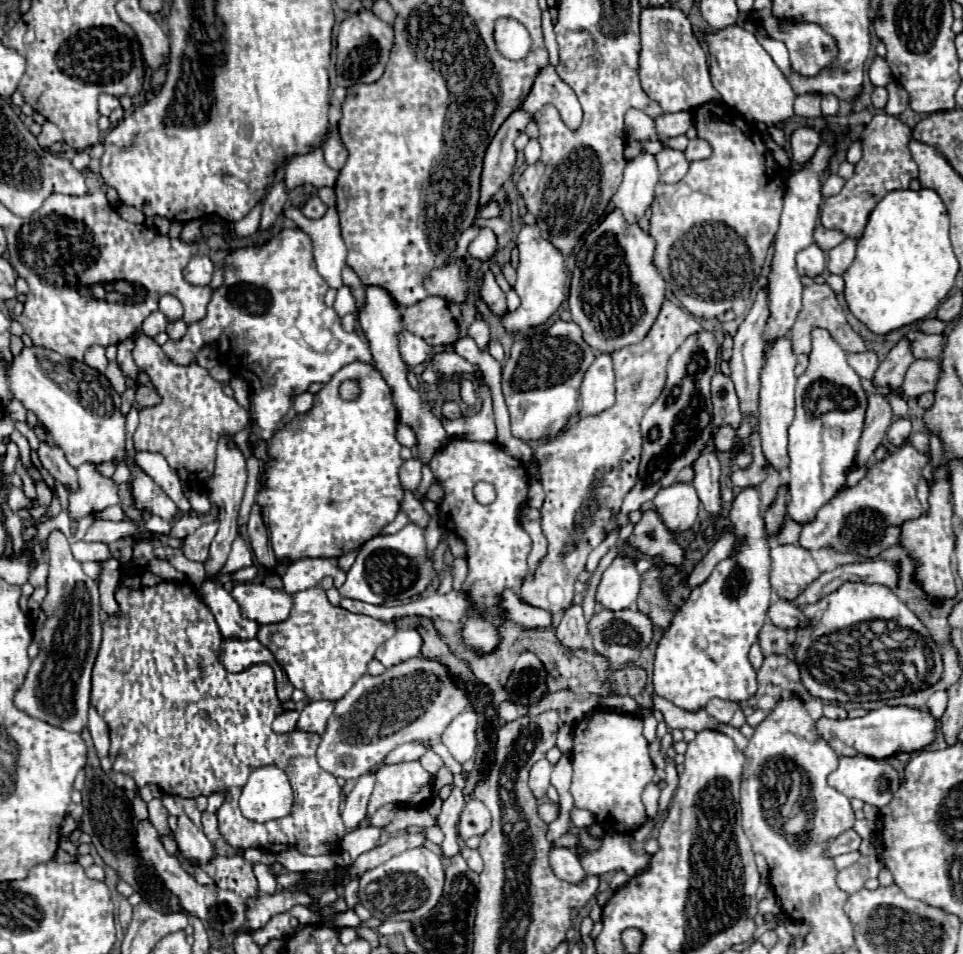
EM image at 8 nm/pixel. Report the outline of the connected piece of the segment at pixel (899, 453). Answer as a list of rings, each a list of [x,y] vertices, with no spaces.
[[[904,444],[886,460],[876,462],[858,486],[840,492],[826,506],[822,506],[812,522],[808,522],[798,538],[806,550],[832,546],[840,552],[854,552],[868,558],[878,556],[884,548],[898,544],[900,526],[906,520],[920,516],[920,502],[916,498],[916,484],[928,458],[914,446]]]

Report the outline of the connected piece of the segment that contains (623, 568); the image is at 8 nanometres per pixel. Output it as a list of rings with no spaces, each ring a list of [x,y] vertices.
[[[616,556],[606,568],[598,586],[596,600],[608,610],[624,610],[636,602],[640,592],[640,572],[630,556]]]

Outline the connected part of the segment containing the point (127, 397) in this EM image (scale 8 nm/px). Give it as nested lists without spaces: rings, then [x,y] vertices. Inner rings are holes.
[[[126,380],[126,386],[128,386],[128,390],[122,394],[122,406],[120,406],[122,416],[128,416],[132,404],[136,402],[136,392],[132,390],[132,380]]]

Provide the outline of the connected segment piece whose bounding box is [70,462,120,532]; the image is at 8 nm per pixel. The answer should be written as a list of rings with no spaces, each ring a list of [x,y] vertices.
[[[84,462],[78,468],[78,490],[70,494],[70,518],[74,518],[72,532],[76,532],[76,520],[84,518],[90,510],[102,510],[114,504],[120,504],[118,484],[102,476],[98,464]]]

